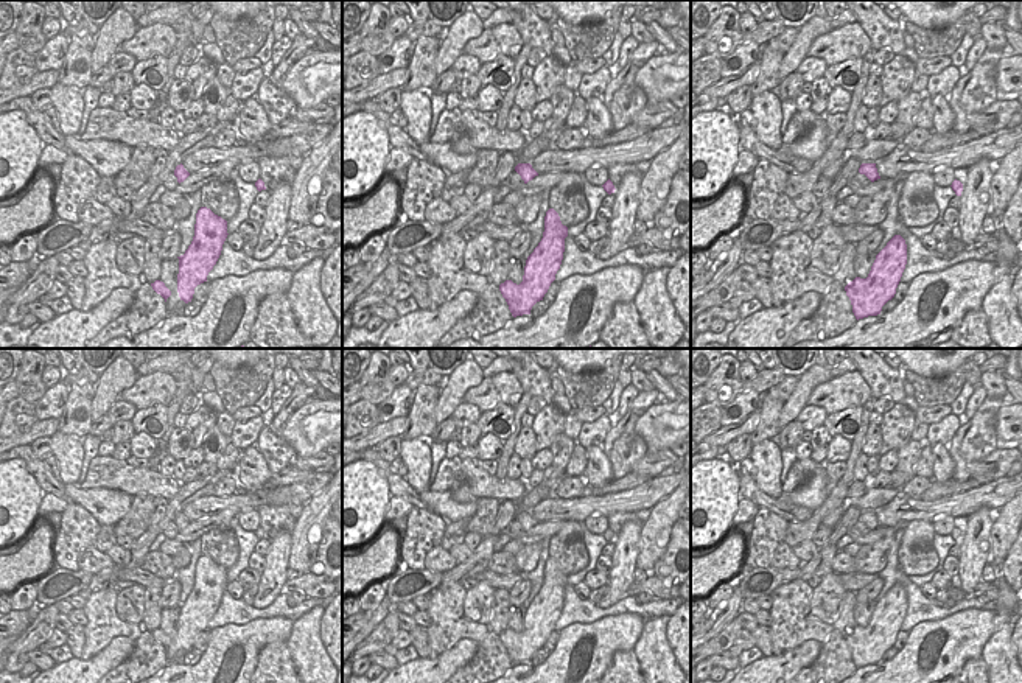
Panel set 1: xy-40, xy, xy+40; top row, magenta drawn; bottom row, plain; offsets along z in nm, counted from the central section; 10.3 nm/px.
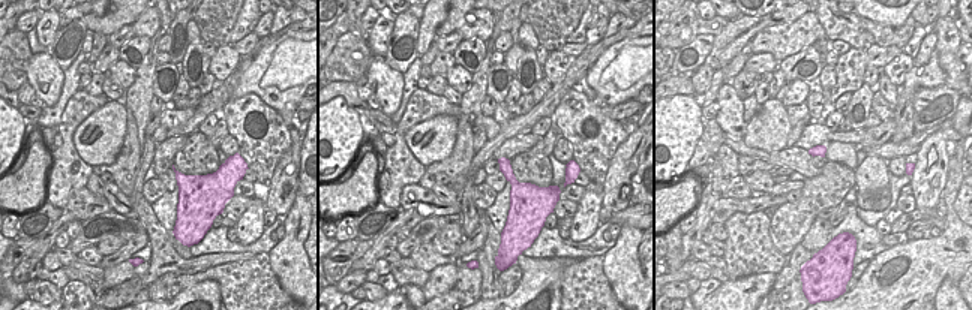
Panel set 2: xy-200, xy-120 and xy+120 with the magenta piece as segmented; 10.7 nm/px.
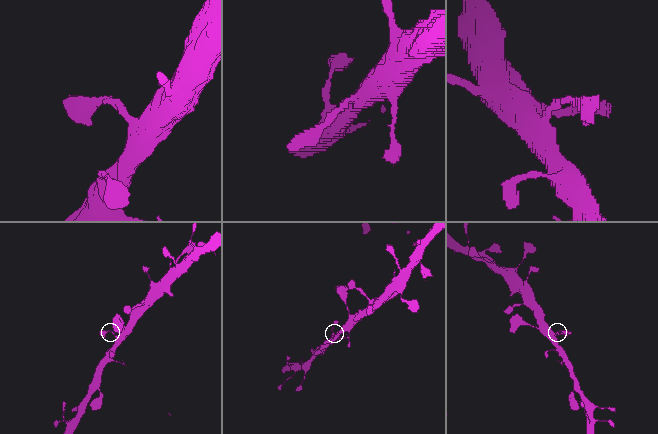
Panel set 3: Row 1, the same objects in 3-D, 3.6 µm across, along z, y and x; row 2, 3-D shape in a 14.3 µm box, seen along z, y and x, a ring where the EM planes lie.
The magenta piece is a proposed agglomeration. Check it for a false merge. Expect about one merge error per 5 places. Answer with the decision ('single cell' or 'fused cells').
single cell

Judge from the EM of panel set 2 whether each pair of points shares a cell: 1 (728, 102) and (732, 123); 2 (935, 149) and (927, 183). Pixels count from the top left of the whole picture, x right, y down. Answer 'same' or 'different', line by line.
1: same
2: same

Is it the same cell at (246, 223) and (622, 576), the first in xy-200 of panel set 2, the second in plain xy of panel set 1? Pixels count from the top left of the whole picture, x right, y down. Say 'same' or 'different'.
same

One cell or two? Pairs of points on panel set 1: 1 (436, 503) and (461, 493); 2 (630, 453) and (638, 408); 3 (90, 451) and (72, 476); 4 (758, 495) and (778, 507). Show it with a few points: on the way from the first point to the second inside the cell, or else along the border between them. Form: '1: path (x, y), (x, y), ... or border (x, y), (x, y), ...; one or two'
1: border (450, 490), (458, 501), (468, 501), (473, 497); two
2: path (629, 442), (630, 419); one
3: border (80, 437), (83, 461), (81, 473), (75, 484); two
4: path (762, 500), (773, 504); one

